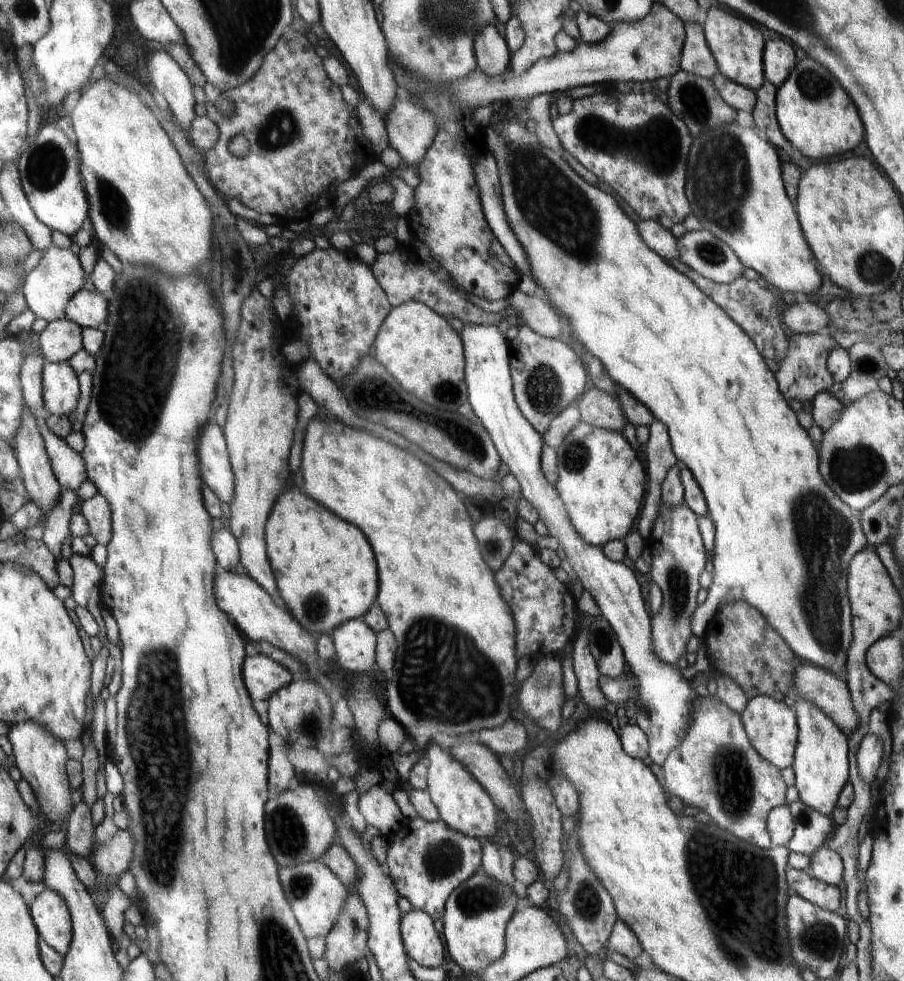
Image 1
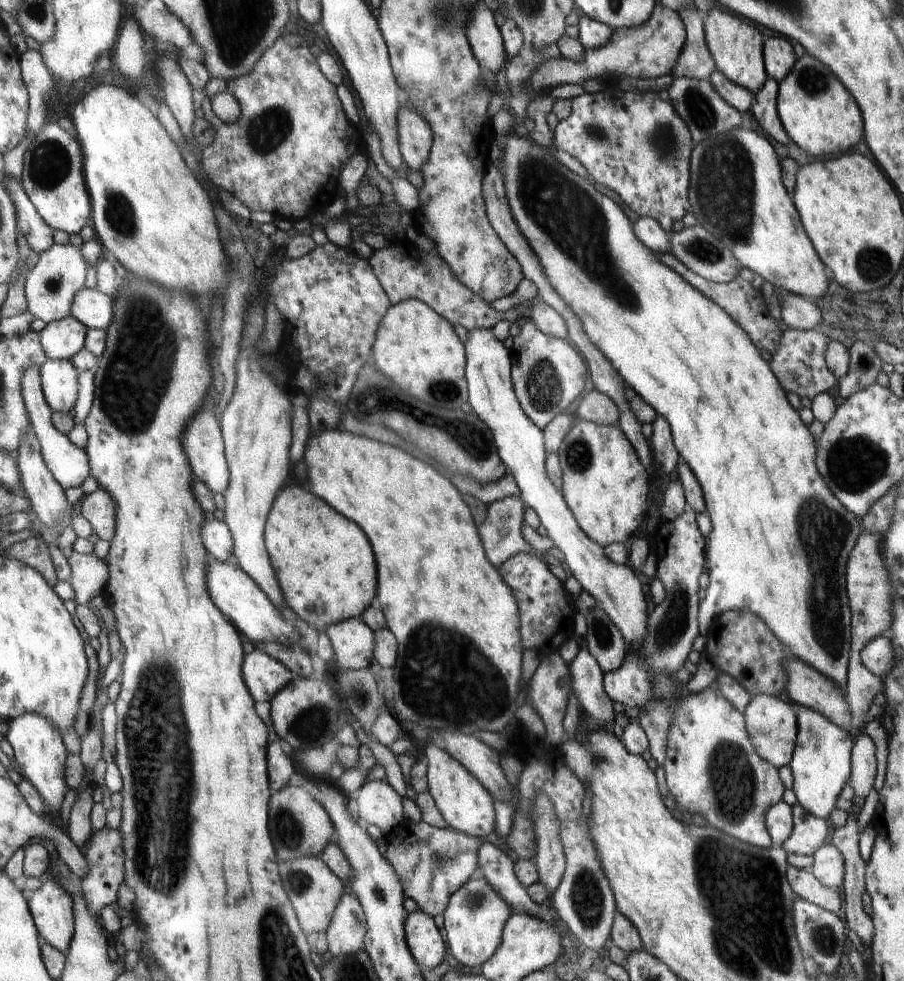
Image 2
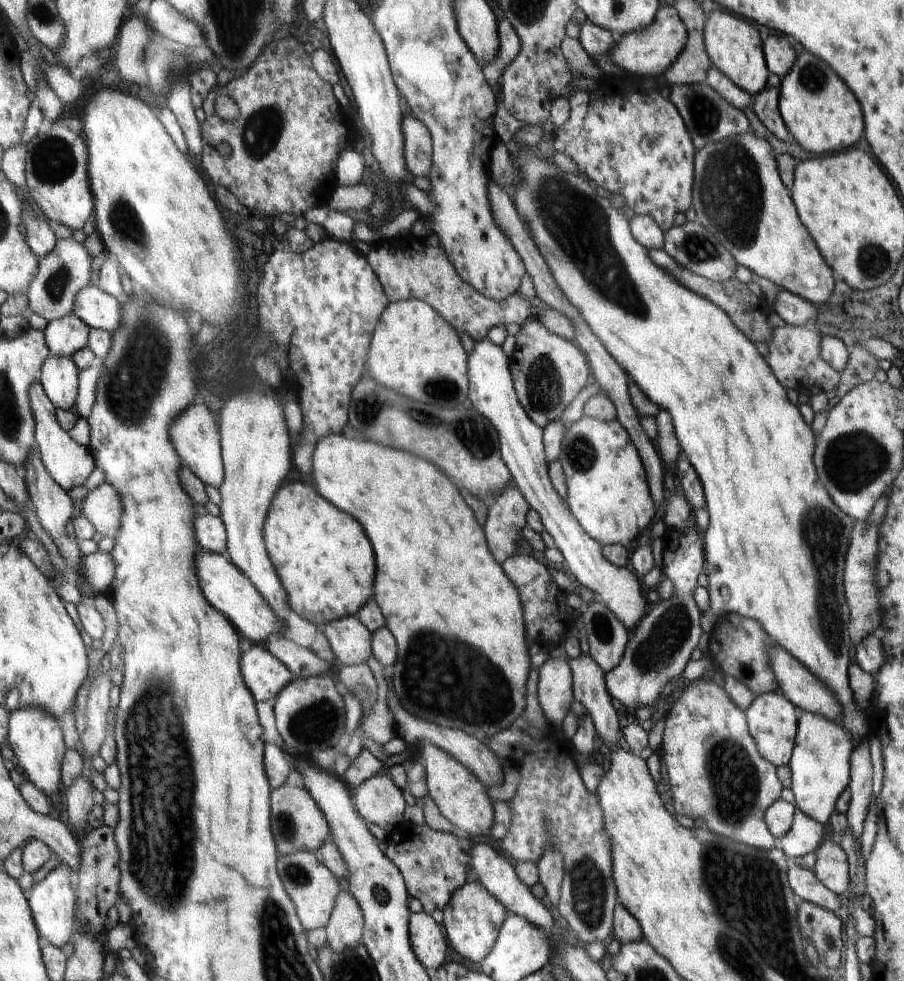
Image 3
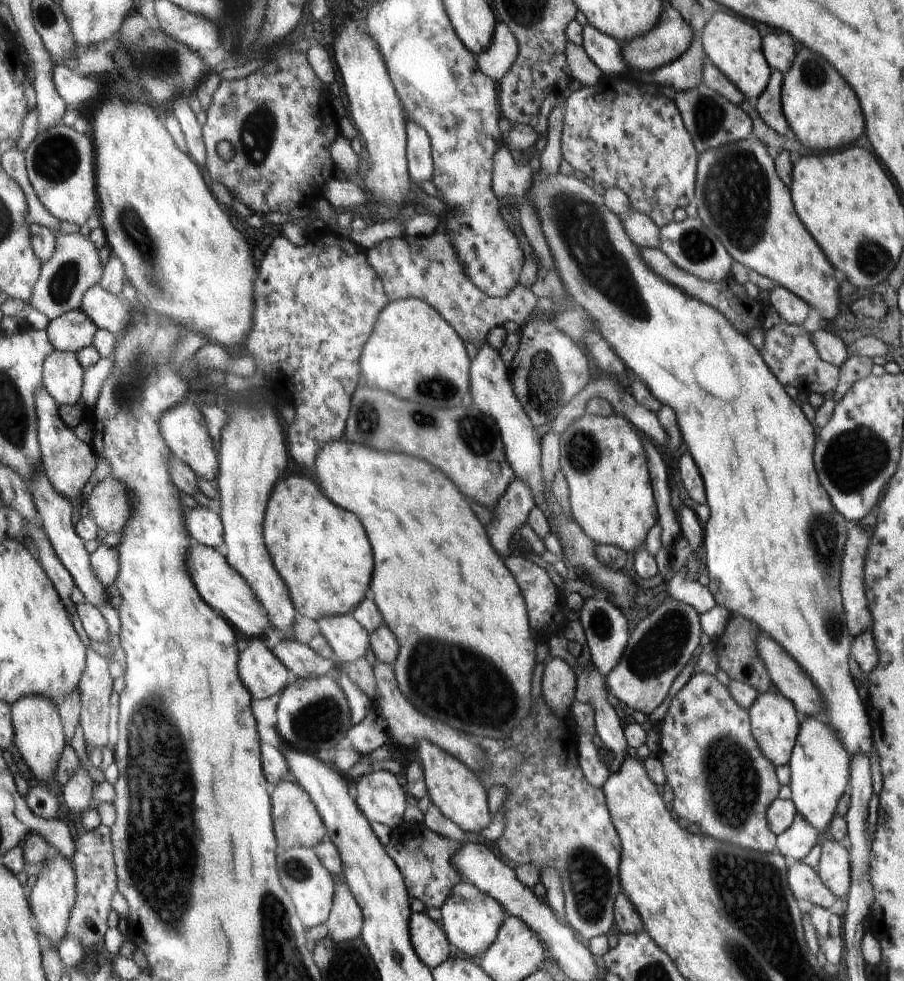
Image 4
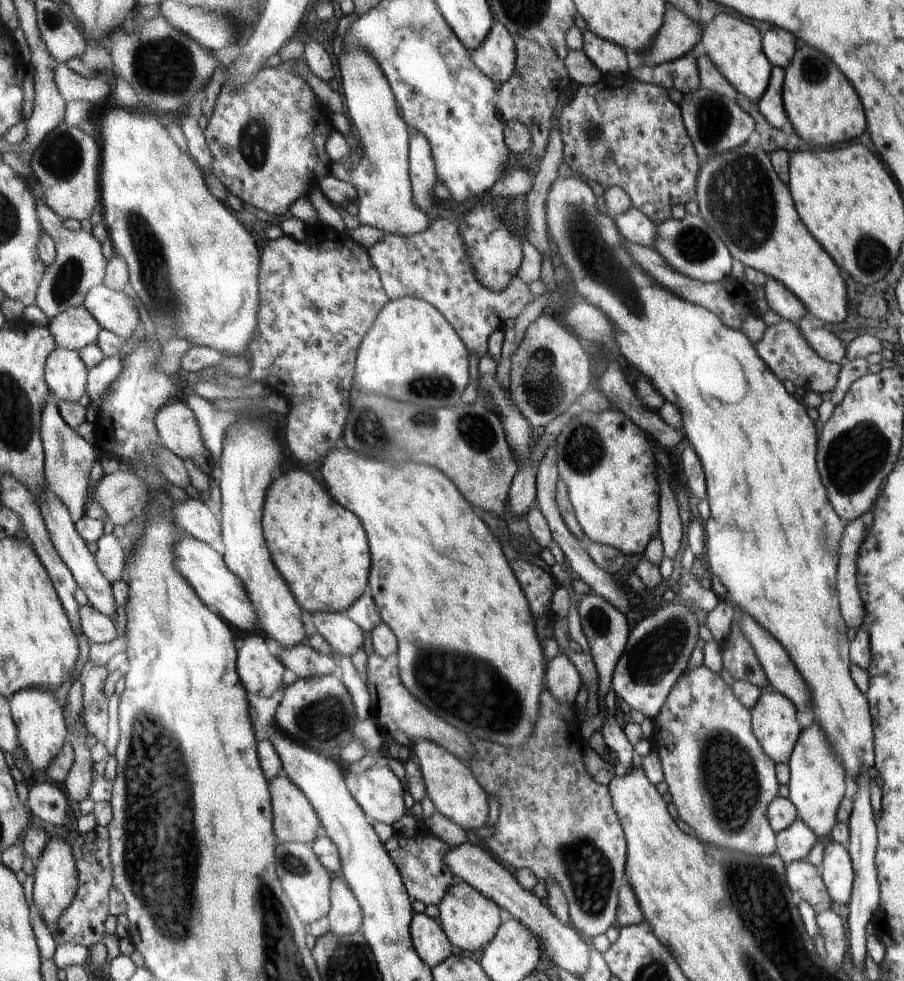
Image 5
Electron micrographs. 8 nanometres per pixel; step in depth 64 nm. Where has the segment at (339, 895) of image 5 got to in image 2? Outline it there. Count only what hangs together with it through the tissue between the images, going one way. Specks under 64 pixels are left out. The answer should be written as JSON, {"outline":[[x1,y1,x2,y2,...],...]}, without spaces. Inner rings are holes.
{"outline":[[346,894,341,898,333,914,333,922,325,932,327,953,338,958,360,952,364,948,366,931,366,916,360,902,353,894]]}

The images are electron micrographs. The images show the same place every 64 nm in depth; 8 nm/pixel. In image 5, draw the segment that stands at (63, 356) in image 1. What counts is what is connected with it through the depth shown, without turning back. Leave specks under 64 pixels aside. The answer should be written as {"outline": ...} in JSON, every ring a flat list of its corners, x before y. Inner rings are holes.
{"outline":[[86,305,66,310,49,325,60,347,79,351,98,343,100,334,105,329]]}

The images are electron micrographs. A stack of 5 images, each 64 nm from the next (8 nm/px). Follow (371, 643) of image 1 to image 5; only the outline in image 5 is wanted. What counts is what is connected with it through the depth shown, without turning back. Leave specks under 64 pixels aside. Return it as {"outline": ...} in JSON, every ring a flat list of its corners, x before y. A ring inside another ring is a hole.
{"outline":[[314,612,311,614,316,632,323,636,334,650,336,656,351,656,362,644,362,628,346,615,333,612]]}

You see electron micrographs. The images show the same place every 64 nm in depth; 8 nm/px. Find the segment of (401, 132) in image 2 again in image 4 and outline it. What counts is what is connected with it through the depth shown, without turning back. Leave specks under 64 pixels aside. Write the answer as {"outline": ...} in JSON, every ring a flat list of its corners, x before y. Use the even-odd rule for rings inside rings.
{"outline":[[410,122,408,131,410,178,417,187,431,180,432,170,436,170,436,166,432,166,433,146,429,133,418,123]]}

